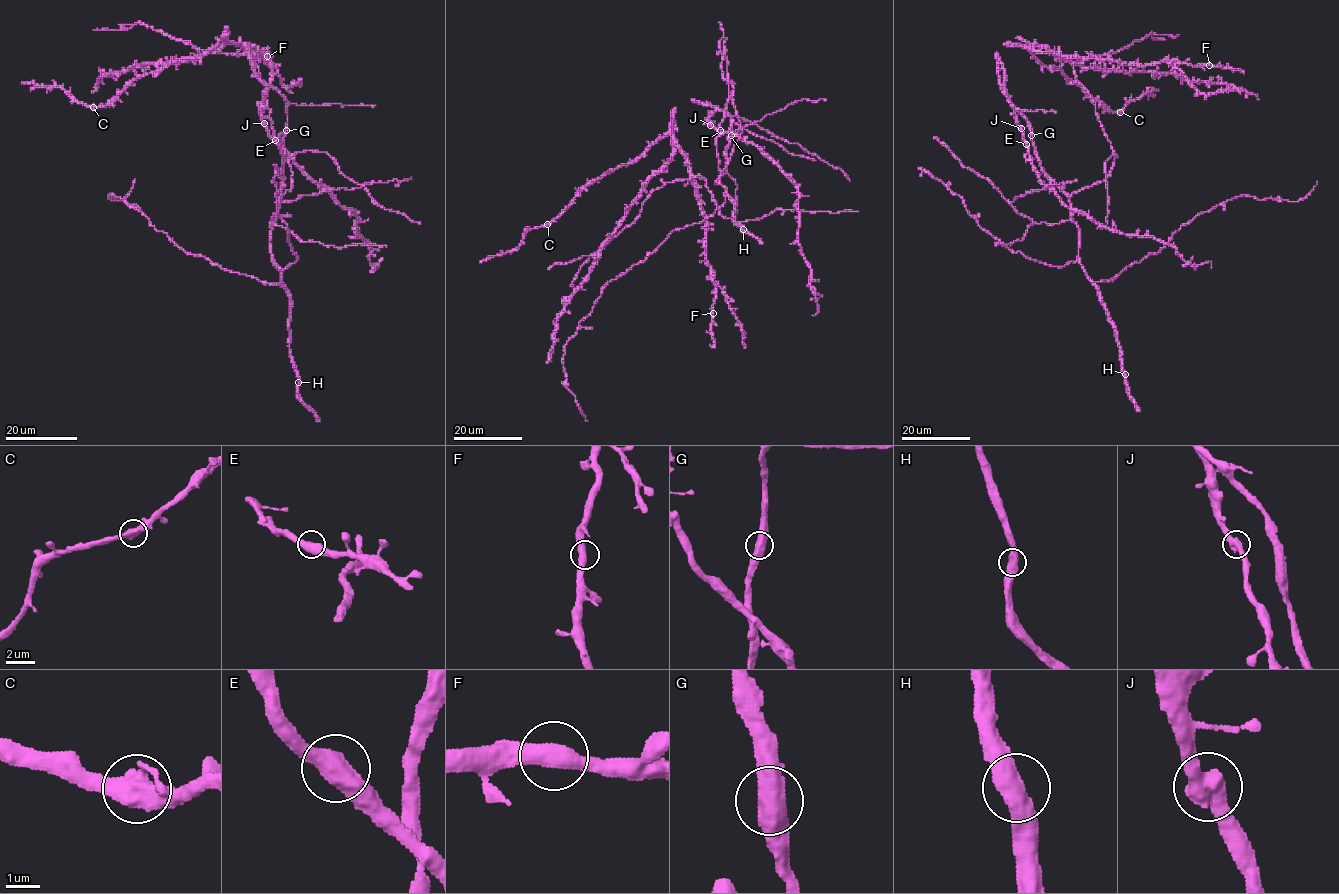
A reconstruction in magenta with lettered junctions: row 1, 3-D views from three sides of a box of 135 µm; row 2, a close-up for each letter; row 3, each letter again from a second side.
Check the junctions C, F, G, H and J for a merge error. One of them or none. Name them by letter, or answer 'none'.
none

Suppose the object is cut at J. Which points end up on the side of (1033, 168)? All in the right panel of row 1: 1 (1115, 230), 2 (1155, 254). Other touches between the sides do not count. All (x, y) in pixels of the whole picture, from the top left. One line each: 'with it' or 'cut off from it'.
1: with it
2: cut off from it

